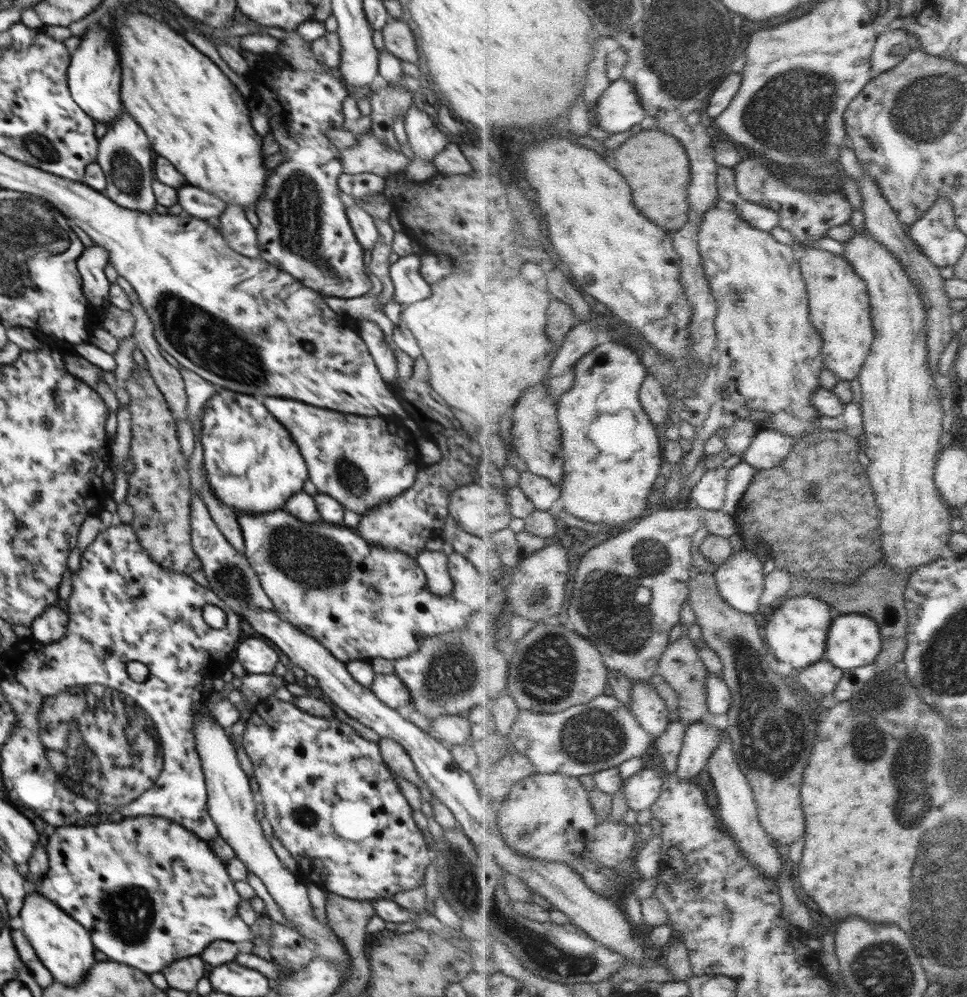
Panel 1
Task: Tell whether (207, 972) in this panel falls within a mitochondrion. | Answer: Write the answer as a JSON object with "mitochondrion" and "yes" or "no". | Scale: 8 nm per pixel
{"mitochondrion":"no"}

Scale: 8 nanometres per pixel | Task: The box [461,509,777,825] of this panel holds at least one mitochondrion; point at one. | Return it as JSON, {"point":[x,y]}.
{"point":[619,611]}

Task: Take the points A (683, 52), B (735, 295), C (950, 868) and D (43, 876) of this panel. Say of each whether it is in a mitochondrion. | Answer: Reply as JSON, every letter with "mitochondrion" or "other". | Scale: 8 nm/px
{"A":"mitochondrion","B":"mitochondrion","C":"mitochondrion","D":"other"}

